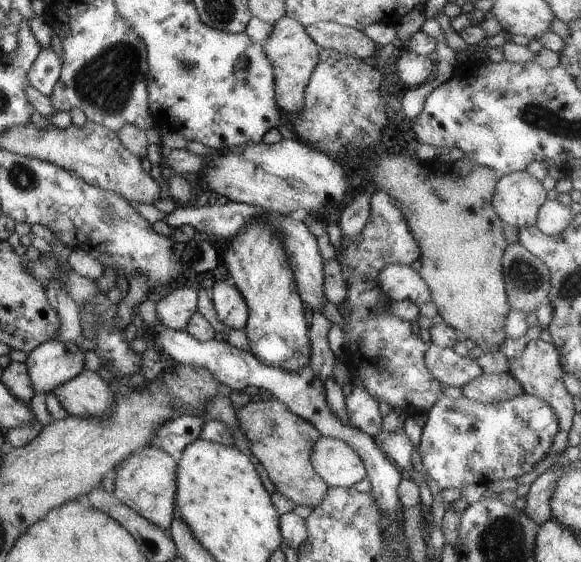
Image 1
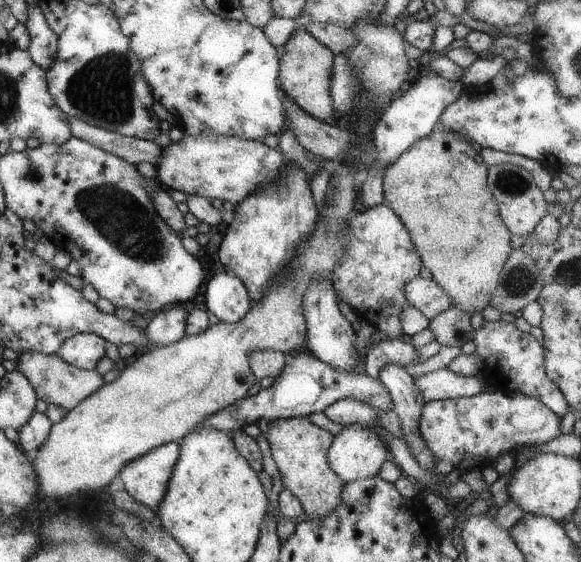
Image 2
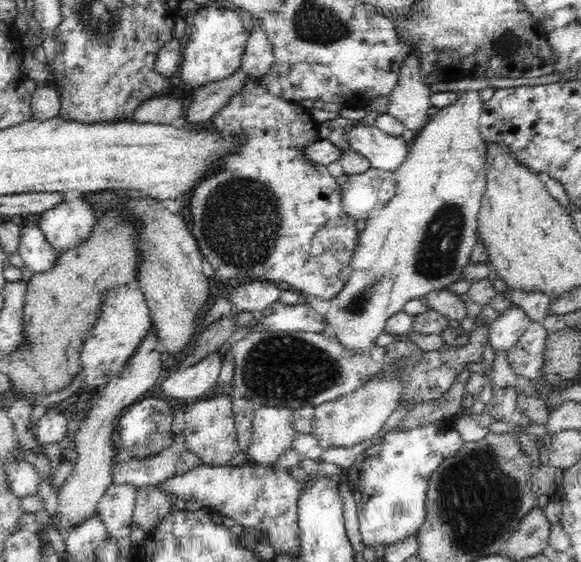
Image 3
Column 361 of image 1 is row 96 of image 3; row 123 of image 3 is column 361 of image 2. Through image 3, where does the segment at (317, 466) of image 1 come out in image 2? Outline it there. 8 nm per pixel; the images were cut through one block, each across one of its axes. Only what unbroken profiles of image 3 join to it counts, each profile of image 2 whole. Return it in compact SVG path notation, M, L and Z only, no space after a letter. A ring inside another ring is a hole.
M351 425L333 438L327 462L342 483L348 483L376 477L386 461L386 452L383 439L373 429Z

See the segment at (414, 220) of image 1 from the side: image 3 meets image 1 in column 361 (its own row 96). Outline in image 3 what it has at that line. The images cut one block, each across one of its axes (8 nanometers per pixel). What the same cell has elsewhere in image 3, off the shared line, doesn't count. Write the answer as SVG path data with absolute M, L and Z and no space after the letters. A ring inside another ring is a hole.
M165 95L153 97L138 106L129 120L141 124L171 124L182 116L182 109L180 100L172 100Z

